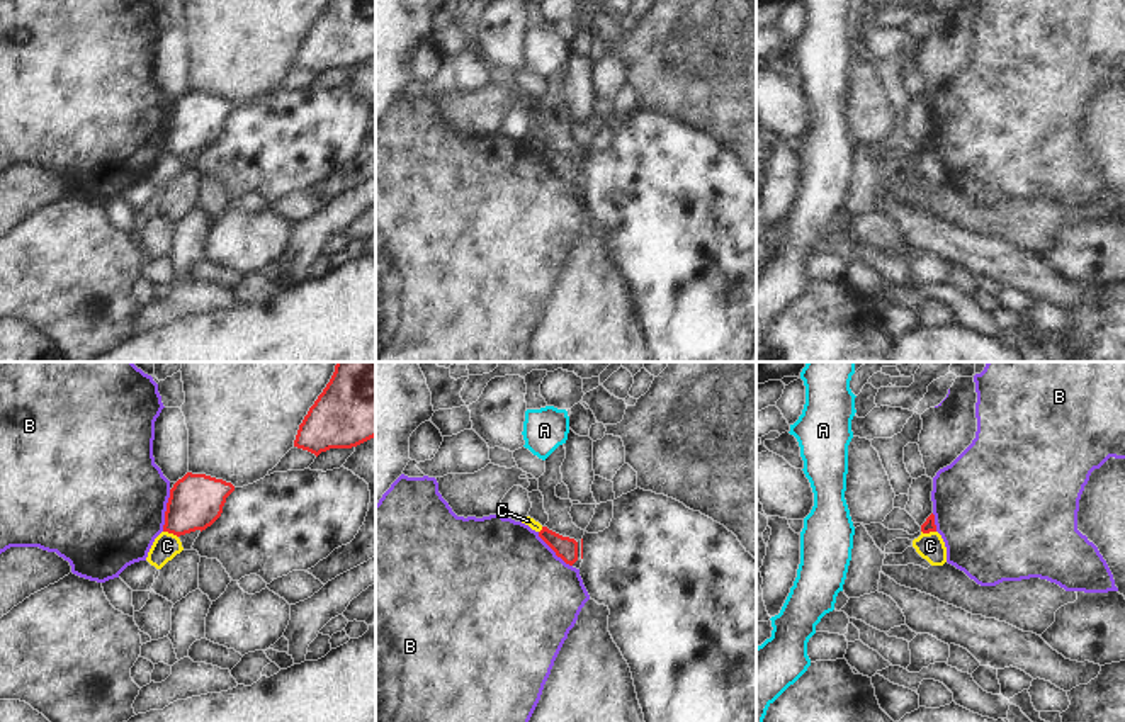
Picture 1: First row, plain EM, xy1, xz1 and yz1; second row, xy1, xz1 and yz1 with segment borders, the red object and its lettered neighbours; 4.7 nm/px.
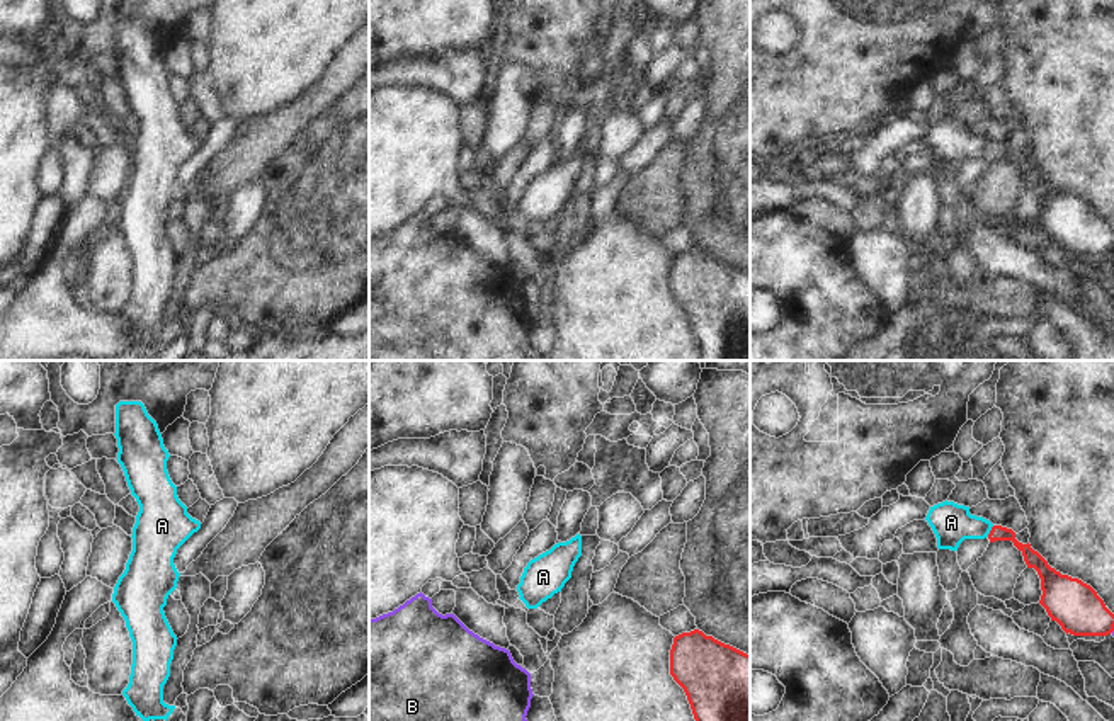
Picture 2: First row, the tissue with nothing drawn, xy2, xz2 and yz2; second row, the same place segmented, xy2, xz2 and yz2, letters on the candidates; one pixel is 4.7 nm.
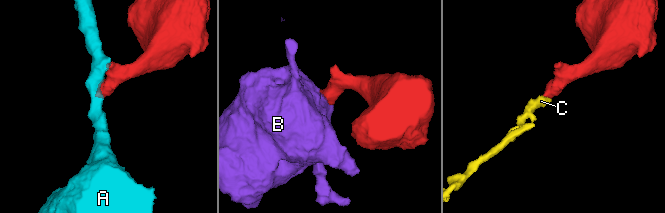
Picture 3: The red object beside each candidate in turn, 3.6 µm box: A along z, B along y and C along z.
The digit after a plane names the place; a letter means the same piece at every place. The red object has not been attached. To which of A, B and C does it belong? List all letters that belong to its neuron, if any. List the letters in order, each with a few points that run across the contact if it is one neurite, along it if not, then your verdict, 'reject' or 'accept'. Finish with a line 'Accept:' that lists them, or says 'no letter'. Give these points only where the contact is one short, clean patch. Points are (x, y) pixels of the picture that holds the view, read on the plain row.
A: line yz2 (1033, 177), (1007, 153), (990, 150), (951, 141); accept
B: line xy1 (170, 109), (162, 150); reject
C: line xy1 (163, 150), (177, 157); reject
Accept: A

